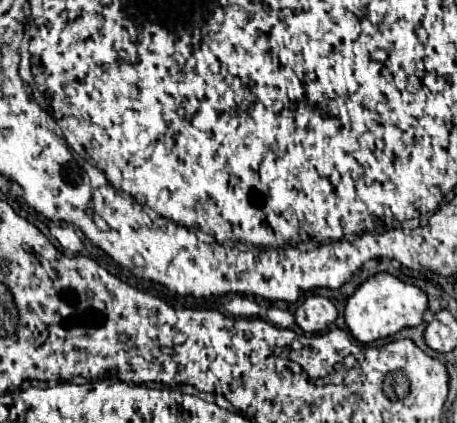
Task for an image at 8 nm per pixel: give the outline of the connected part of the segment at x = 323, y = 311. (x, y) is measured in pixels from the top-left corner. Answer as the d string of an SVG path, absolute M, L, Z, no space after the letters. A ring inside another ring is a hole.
M308 297L296 311L296 323L306 333L318 333L328 329L338 317L336 305L326 297Z

